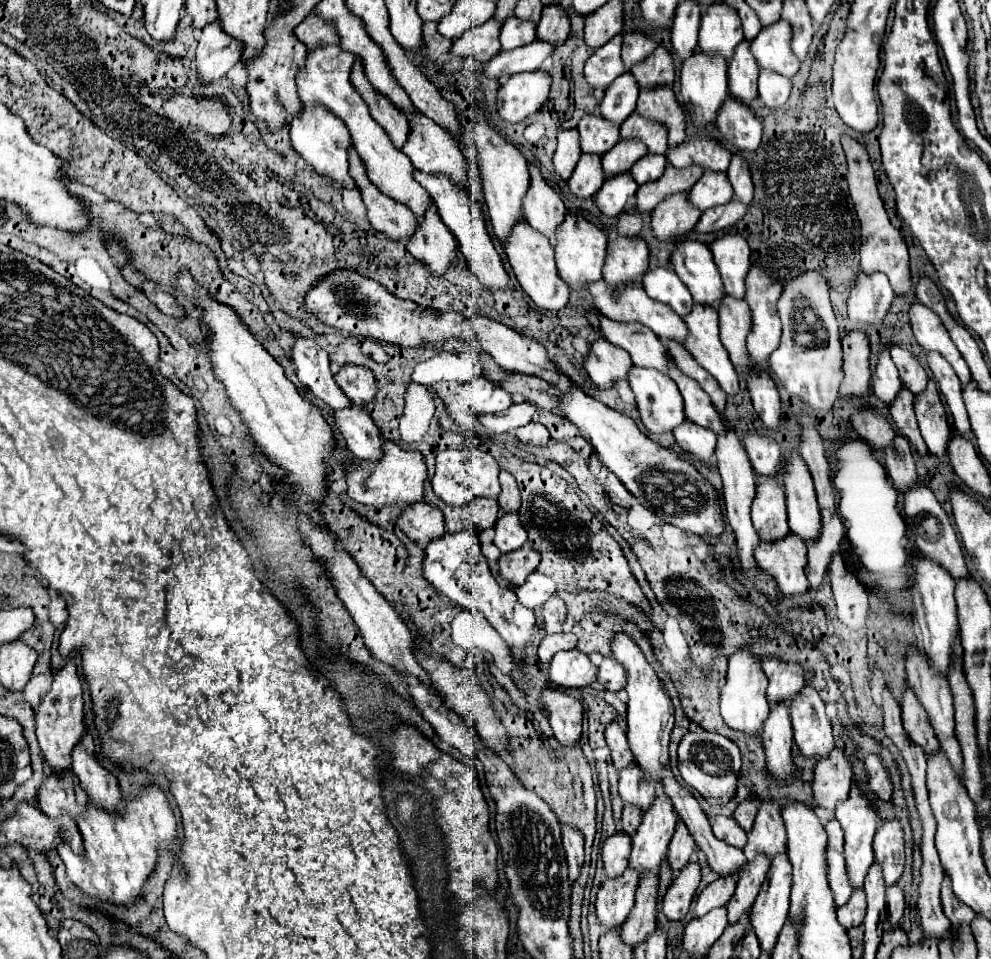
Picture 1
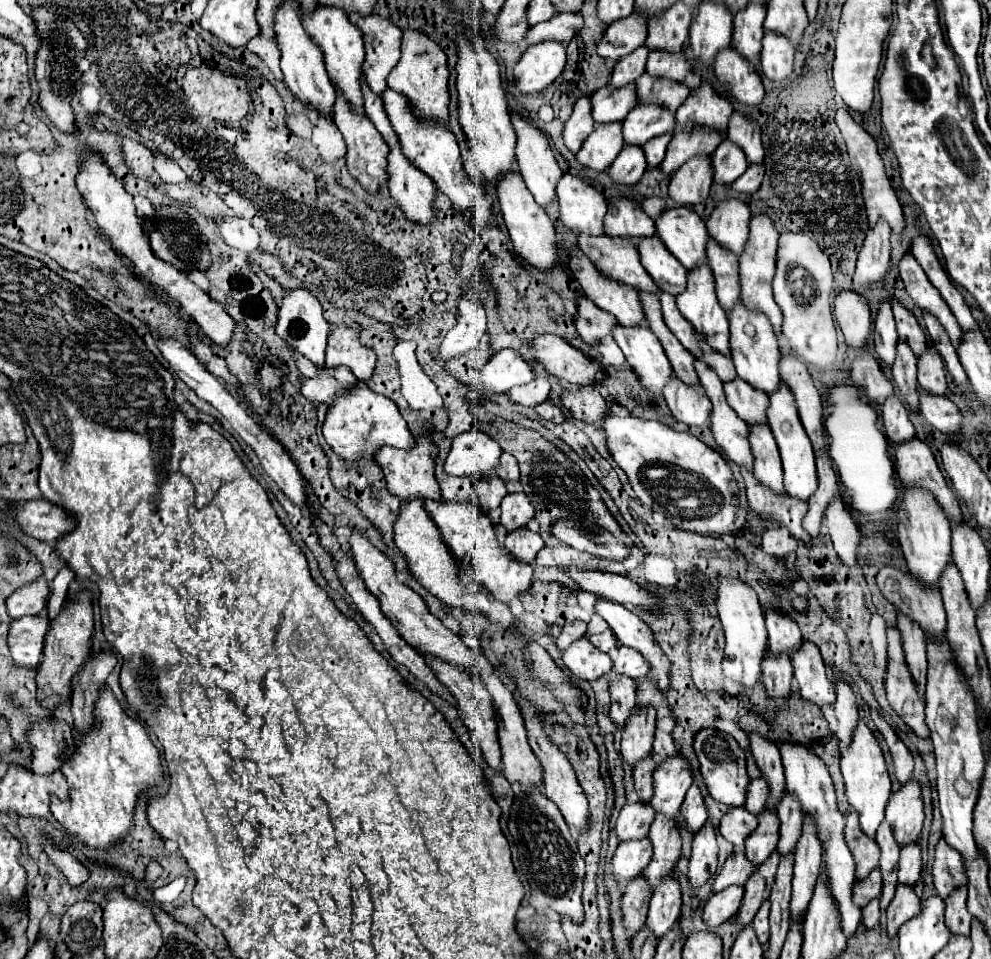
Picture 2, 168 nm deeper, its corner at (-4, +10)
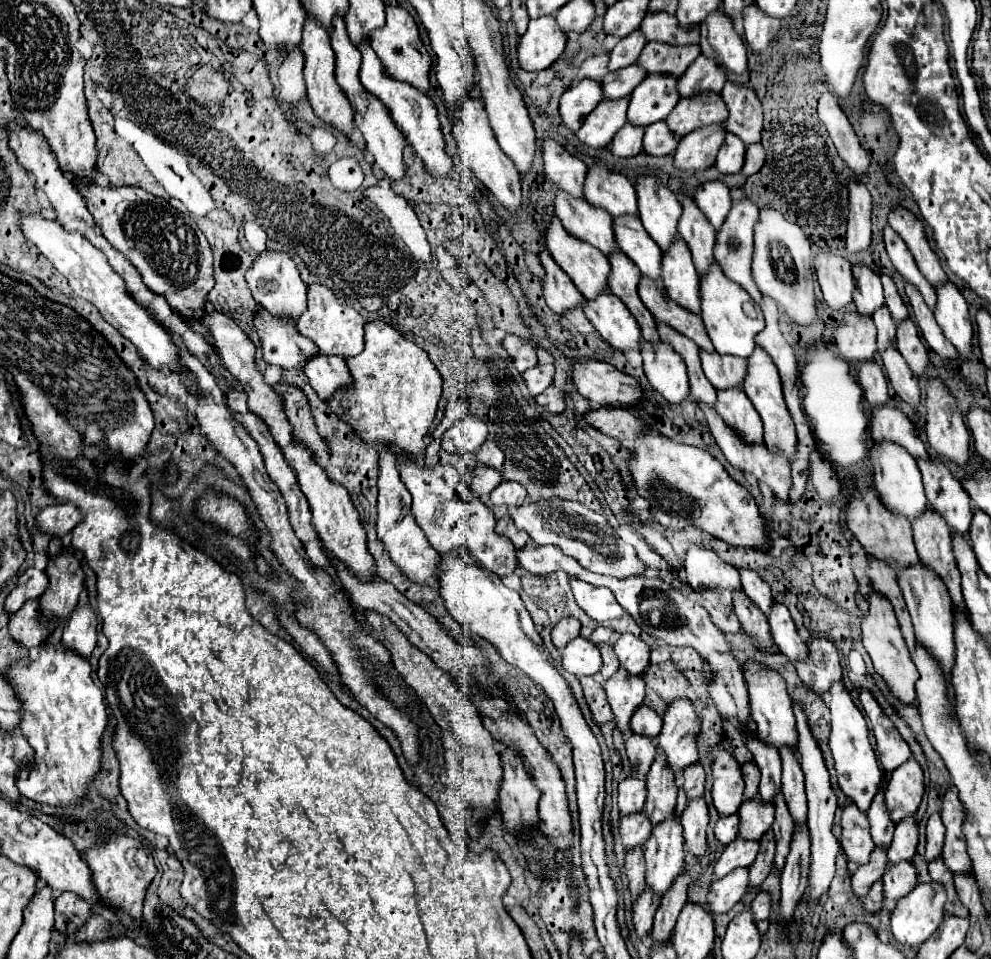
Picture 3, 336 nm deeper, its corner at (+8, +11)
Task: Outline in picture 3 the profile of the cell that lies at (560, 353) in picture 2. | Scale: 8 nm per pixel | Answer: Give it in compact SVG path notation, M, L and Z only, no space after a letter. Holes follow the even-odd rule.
M574 361L574 385L594 407L632 407L642 401L642 387L634 377L606 361Z

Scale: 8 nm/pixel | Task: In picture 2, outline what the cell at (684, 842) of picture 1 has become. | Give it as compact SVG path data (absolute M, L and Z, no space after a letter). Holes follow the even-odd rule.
M692 784L690 790L686 792L686 798L682 802L680 814L682 814L682 820L686 822L686 830L690 834L696 834L706 824L708 812L706 812L706 806L702 802L702 794L700 794L696 784Z

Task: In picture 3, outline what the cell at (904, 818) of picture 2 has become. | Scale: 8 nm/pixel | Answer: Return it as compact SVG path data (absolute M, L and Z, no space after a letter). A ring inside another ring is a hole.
M908 759L892 771L886 783L886 807L892 821L912 815L924 795L924 773L916 759Z

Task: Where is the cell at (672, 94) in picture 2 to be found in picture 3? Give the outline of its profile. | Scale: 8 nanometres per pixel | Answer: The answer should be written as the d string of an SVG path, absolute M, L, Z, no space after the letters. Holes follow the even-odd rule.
M650 41L638 57L638 65L646 71L664 71L680 77L688 65L700 55L698 45L670 45L660 41Z

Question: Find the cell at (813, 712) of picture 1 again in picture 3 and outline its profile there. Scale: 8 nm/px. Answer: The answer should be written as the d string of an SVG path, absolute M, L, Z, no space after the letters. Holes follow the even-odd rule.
M776 601L772 603L768 613L768 623L770 623L770 633L774 637L774 643L792 663L806 657L806 643L796 633L794 621L782 603Z

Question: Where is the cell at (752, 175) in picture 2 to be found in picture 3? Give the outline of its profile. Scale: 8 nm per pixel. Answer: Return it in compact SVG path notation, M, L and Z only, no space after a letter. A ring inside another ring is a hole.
M762 143L748 145L746 163L744 163L744 167L742 167L742 173L744 173L744 175L754 175L756 171L760 171L760 167L764 165L764 161L766 161L766 153L764 153Z

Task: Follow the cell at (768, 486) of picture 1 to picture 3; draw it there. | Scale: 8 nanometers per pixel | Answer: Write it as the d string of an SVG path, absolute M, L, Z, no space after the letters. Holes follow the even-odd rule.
M736 387L736 389L720 389L718 401L714 409L724 417L724 421L734 427L746 441L758 443L762 441L762 421L758 417L758 411L746 397L746 393Z

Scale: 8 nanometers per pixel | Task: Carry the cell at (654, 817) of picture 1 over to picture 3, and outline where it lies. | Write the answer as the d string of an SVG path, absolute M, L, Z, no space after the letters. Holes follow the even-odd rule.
M688 697L674 699L664 715L664 727L658 735L658 747L666 753L674 773L698 761L700 717Z

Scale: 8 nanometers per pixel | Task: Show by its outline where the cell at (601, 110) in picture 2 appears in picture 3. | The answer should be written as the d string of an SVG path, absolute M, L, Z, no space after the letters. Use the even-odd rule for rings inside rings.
M628 65L624 69L618 71L610 71L604 79L602 79L602 91L606 99L620 99L626 97L628 93L634 91L634 87L638 83L642 83L646 79L646 69L642 69L640 65Z

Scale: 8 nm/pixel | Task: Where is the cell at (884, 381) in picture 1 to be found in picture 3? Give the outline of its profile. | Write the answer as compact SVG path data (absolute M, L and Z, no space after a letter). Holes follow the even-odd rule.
M862 263L852 265L852 275L854 275L854 283L856 283L856 289L852 295L854 305L856 305L858 313L872 315L884 303L880 275Z

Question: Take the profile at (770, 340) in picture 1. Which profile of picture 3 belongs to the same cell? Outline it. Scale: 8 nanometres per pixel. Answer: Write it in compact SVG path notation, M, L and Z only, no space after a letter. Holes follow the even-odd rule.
M742 199L742 201L734 201L732 203L732 209L730 209L730 215L726 217L726 221L722 223L722 227L718 229L718 235L716 235L716 245L714 245L714 259L716 263L724 269L726 277L730 277L732 281L736 281L738 285L742 285L750 297L760 303L762 301L762 293L758 291L754 279L752 279L752 273L750 273L750 263L752 263L752 229L758 221L758 207L750 201L750 199Z

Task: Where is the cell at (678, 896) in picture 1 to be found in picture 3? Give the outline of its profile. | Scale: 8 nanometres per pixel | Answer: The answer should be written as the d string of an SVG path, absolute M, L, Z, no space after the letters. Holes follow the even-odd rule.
M704 797L690 799L686 809L682 811L682 827L684 839L694 855L702 855L706 851L706 827L708 827L708 807Z

